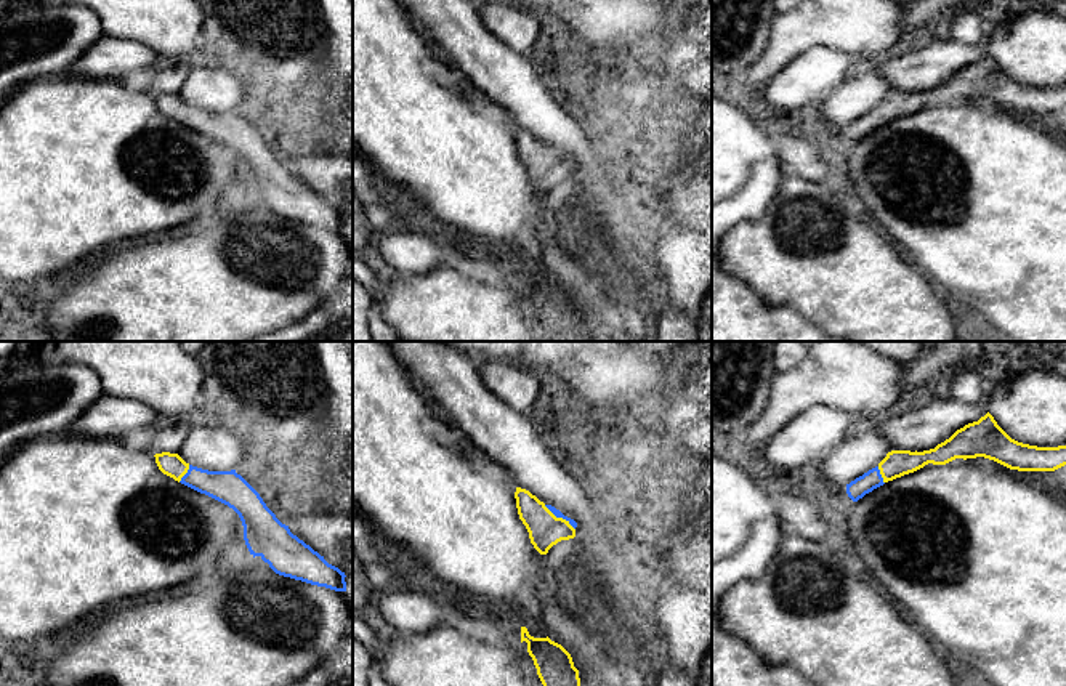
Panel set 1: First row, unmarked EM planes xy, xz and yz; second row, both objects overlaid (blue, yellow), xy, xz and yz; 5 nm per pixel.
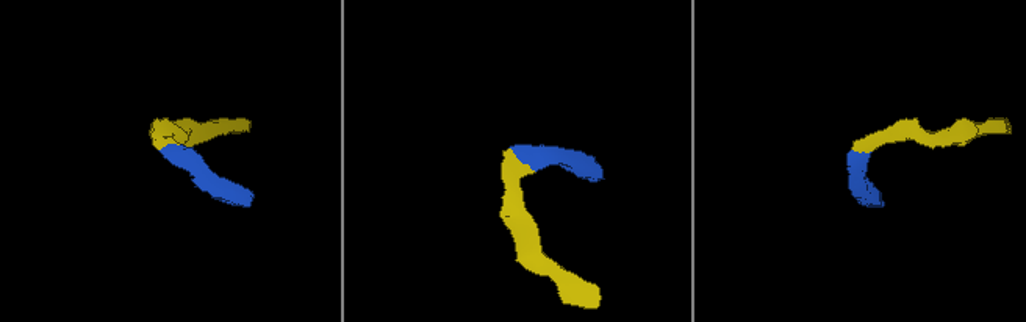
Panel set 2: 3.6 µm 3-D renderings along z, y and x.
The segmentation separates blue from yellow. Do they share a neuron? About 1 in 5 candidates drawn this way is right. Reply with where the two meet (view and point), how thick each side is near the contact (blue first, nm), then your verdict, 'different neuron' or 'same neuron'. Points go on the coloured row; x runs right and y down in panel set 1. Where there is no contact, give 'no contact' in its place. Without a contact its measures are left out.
xz (560, 516) | 40/170 nm | same neuron

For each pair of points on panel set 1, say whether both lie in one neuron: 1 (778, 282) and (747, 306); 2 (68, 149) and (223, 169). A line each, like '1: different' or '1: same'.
1: different
2: same

